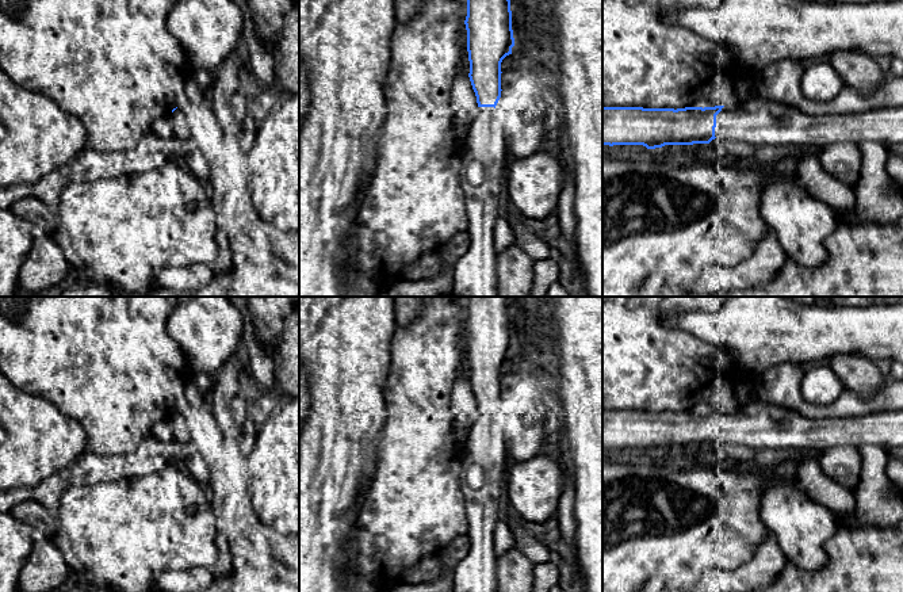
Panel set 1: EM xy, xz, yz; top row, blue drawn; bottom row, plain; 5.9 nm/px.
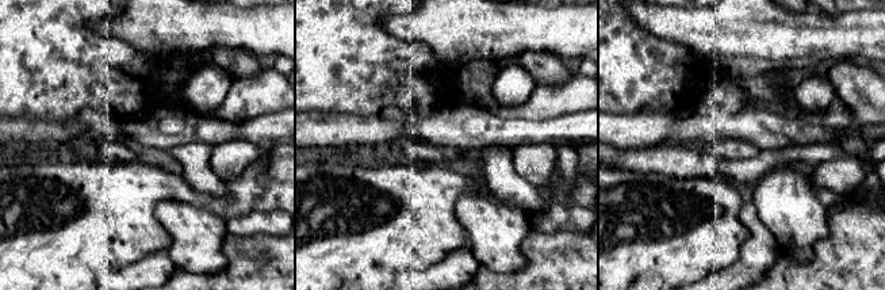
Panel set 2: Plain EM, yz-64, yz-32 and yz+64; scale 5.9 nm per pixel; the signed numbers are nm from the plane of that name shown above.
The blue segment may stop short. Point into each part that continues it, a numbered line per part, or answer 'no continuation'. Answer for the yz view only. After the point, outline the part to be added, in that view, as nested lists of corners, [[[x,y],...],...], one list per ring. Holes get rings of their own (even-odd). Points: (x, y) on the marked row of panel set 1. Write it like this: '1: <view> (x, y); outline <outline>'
1: yz (761, 122); outline [[[754,98],[743,106],[724,106],[716,115],[715,137],[764,145],[824,146],[838,142],[903,142],[903,106],[852,115],[807,115],[800,110]]]

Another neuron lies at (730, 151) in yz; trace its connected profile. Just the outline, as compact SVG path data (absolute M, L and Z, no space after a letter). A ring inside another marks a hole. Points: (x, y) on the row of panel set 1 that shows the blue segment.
M715 138L708 144L709 152L726 161L745 161L755 153L755 145L745 141Z

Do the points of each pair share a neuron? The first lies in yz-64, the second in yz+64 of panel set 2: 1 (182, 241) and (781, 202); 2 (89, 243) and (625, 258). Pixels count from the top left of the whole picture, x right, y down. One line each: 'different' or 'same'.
1: same
2: same

